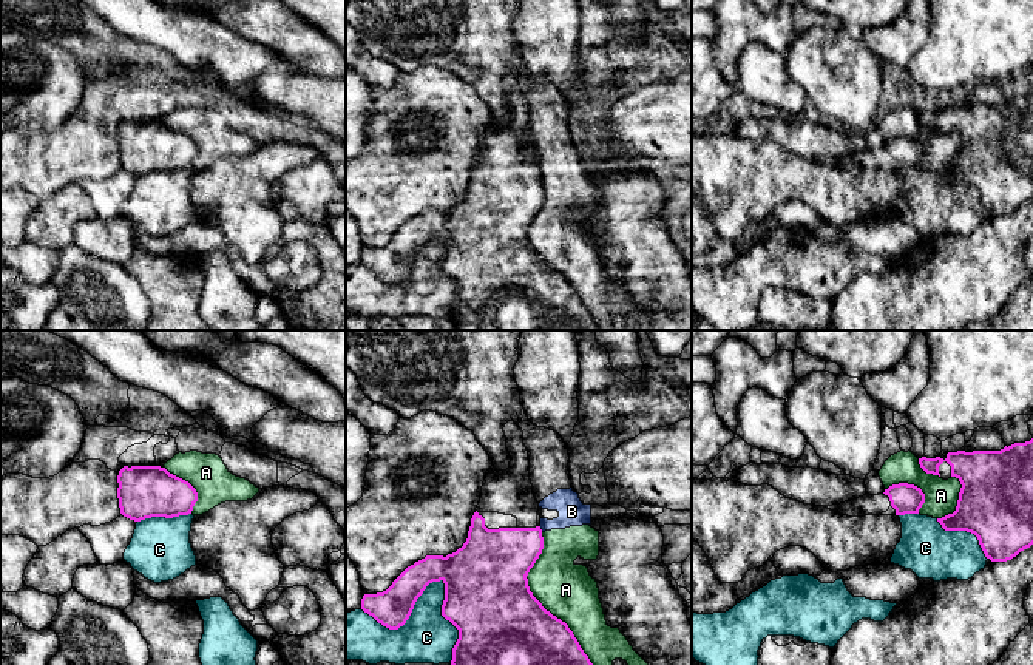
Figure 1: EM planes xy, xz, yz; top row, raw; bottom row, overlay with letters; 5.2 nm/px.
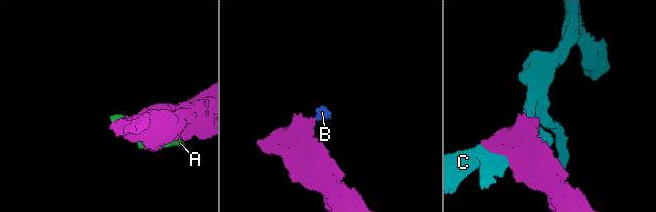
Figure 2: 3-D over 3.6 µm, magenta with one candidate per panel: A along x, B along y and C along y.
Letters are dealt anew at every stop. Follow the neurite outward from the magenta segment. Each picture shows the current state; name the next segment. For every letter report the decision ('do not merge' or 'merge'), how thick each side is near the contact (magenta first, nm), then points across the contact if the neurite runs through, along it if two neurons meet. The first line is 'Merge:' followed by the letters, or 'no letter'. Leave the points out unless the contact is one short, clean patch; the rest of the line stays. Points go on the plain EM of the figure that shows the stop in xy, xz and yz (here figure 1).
Merge: no letter
A: do not merge; 500 nm thick on the magenta side, 280 nm on the other
B: do not merge; 300 nm thick on the magenta side, 140 nm on the other; border along xz (539, 179), (542, 185)
C: do not merge; 420 nm thick on the magenta side, 200 nm on the other

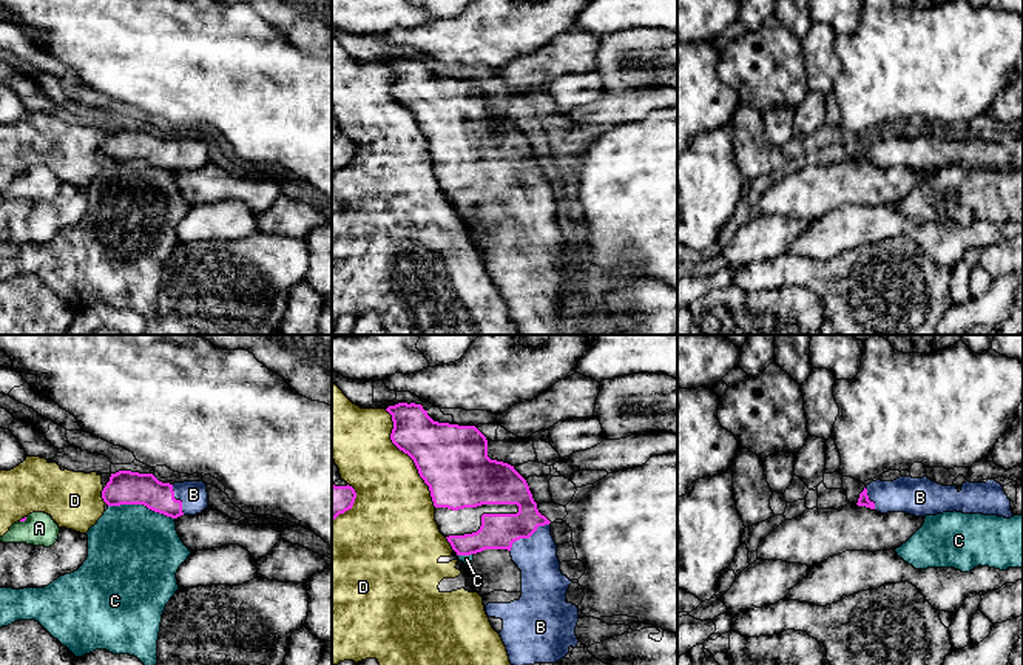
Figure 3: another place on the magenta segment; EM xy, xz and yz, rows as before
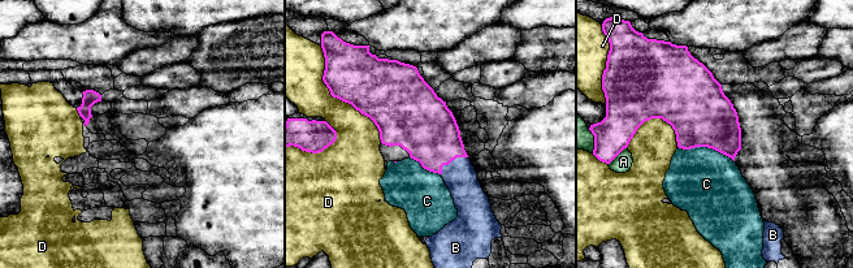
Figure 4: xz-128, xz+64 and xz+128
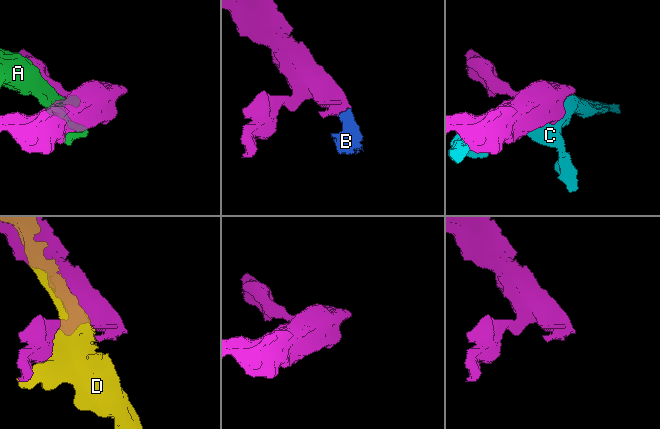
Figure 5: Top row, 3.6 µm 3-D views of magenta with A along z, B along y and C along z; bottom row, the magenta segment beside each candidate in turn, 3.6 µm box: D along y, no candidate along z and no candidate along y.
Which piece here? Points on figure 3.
Merge: B
A: do not merge; 20 nm thick on the magenta side, 170 nm on the other
B: merge; 190 nm thick on the magenta side, 220 nm on the other; runs through xz (499, 185), (522, 187), (528, 192), (540, 221), (542, 236)
C: do not merge; 180 nm thick on the magenta side, 460 nm on the other
D: do not merge; 360 nm thick on the magenta side, 380 nm on the other

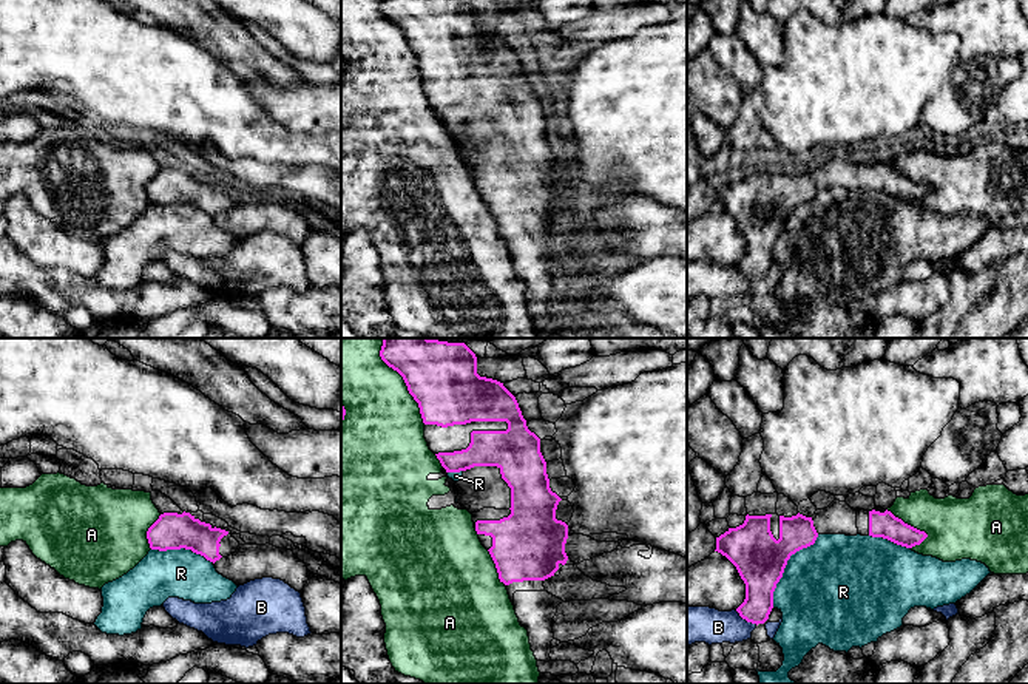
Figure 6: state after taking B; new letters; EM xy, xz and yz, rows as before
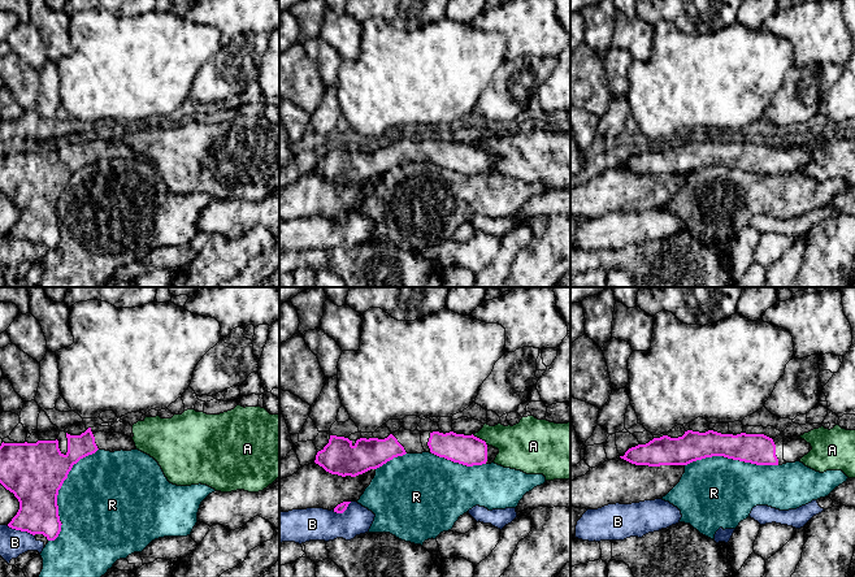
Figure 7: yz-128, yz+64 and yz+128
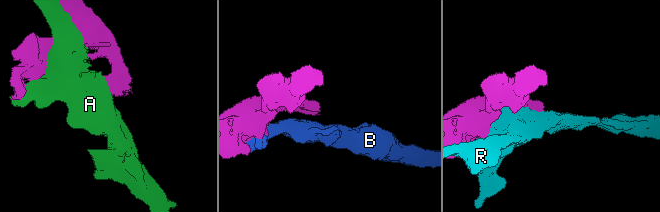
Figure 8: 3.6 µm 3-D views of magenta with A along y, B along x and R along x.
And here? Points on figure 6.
Merge: no letter
A: do not merge; 360 nm thick on the magenta side, 420 nm on the other
B: do not merge; 190 nm thick on the magenta side, 190 nm on the other
R: do not merge; 260 nm thick on the magenta side, 480 nm on the other

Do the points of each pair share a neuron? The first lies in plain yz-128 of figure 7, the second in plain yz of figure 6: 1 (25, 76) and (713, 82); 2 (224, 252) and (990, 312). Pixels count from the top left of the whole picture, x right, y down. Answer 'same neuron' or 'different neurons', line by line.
1: same neuron
2: different neurons

